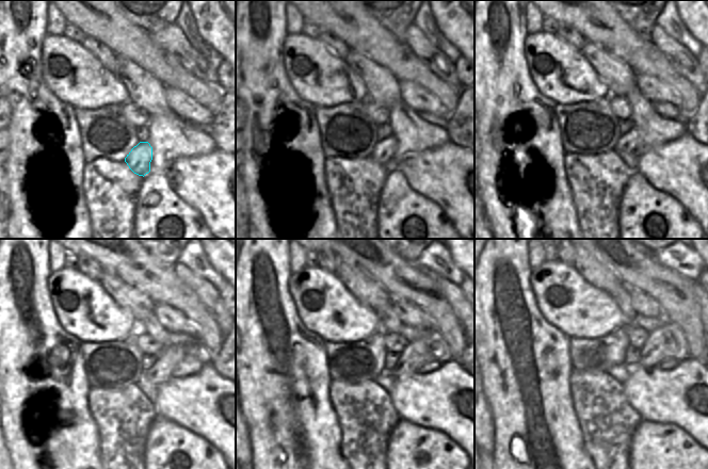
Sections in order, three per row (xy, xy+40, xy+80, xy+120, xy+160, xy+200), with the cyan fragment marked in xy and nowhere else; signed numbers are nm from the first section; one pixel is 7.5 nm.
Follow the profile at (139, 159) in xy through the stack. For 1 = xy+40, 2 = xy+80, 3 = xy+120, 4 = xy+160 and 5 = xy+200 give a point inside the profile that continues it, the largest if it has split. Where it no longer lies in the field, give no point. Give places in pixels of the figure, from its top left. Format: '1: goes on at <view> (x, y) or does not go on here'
1: goes on at xy+40 (383, 151)
2: goes on at xy+80 (630, 142)
3: goes on at xy+120 (170, 356)
4: goes on at xy+160 (431, 346)
5: goes on at xy+200 (668, 341)

